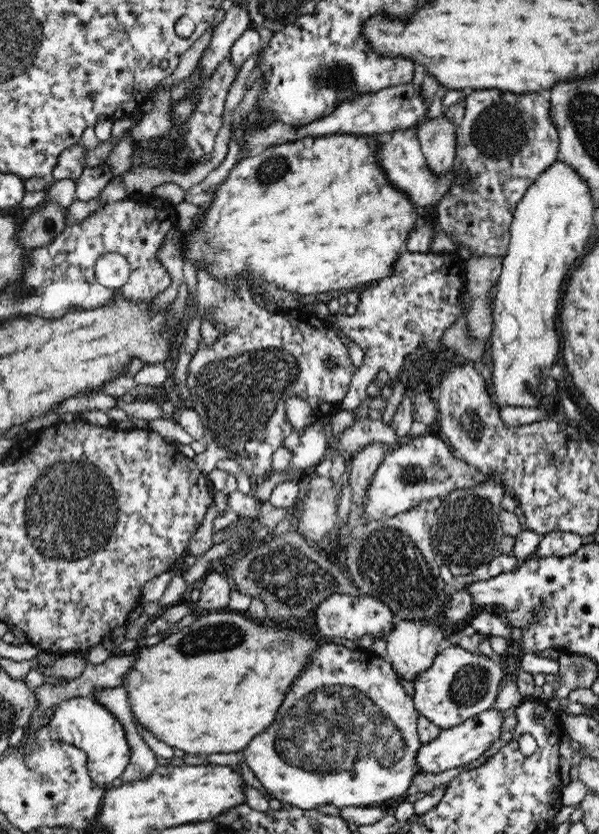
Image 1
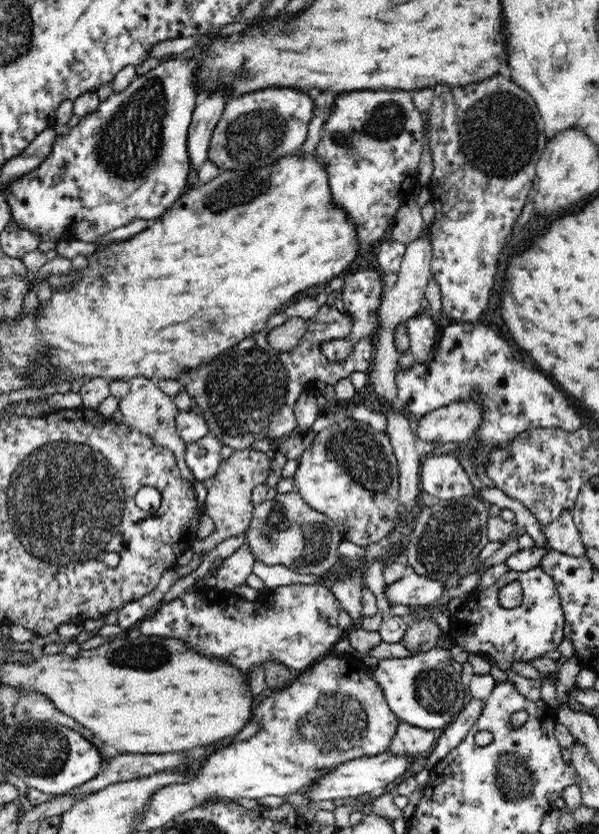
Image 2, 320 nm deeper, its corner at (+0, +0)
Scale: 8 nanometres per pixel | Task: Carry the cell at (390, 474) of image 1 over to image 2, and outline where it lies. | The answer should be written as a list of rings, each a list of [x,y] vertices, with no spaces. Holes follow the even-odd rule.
[[[350,417],[322,428],[300,454],[292,476],[293,490],[302,495],[304,502],[332,520],[343,540],[361,547],[381,544],[386,539],[401,504],[398,465],[390,441],[384,434],[366,432],[378,430]]]

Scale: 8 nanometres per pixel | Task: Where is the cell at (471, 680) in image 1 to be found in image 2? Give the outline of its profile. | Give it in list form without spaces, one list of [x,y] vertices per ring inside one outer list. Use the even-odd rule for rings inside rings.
[[[434,647],[406,658],[380,659],[370,677],[384,693],[384,701],[400,722],[421,729],[444,729],[462,709],[464,684],[448,657],[449,649]]]

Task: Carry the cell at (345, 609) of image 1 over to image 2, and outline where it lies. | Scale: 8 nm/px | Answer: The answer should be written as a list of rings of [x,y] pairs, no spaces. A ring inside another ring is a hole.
[[[326,582],[319,584],[290,584],[279,586],[271,592],[260,593],[255,601],[247,601],[234,591],[221,590],[207,585],[188,590],[179,598],[154,609],[142,619],[138,630],[142,635],[174,638],[184,641],[184,645],[208,658],[226,660],[242,674],[249,674],[256,666],[263,667],[265,662],[276,661],[290,670],[303,672],[320,658],[331,652],[335,644],[345,636],[338,627],[338,614],[341,606]]]

